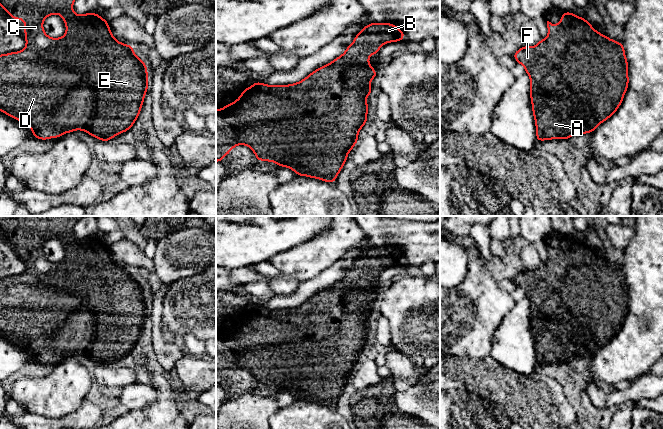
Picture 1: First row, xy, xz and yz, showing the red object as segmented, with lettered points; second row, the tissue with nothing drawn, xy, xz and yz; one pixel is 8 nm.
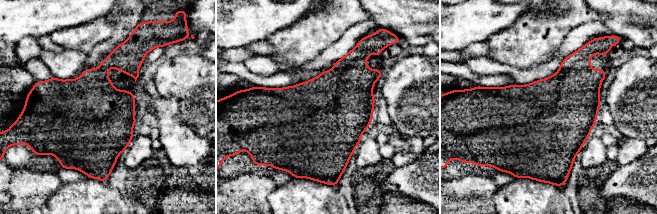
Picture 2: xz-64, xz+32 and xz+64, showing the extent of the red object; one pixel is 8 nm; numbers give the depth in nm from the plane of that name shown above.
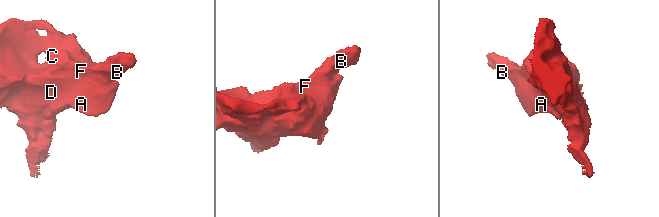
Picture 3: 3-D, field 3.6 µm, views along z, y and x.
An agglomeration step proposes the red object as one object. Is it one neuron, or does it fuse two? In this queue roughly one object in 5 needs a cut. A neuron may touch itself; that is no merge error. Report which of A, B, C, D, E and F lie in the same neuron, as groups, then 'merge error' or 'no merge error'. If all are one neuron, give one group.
A B C D E F; no merge error

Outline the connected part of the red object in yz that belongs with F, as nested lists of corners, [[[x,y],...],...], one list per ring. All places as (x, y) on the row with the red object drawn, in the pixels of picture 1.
[[[563,12],[560,22],[553,25],[547,21],[548,35],[545,39],[541,39],[535,46],[523,46],[517,50],[512,56],[517,63],[524,66],[526,74],[530,77],[530,98],[532,104],[532,111],[536,126],[536,140],[552,140],[552,139],[569,139],[570,137],[578,134],[590,134],[598,125],[610,118],[620,107],[624,95],[628,89],[629,76],[628,76],[628,61],[625,56],[625,50],[622,43],[608,38],[606,35],[596,31],[592,25],[582,17],[579,17],[571,12]]]

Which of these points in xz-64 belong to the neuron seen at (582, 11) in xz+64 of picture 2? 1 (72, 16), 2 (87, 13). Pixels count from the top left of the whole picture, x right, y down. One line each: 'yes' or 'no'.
1: no
2: no

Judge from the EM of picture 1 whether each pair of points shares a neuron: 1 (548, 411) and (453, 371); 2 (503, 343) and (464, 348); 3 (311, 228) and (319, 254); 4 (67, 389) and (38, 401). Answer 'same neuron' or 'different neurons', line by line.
1: same neuron
2: different neurons
3: different neurons
4: same neuron

